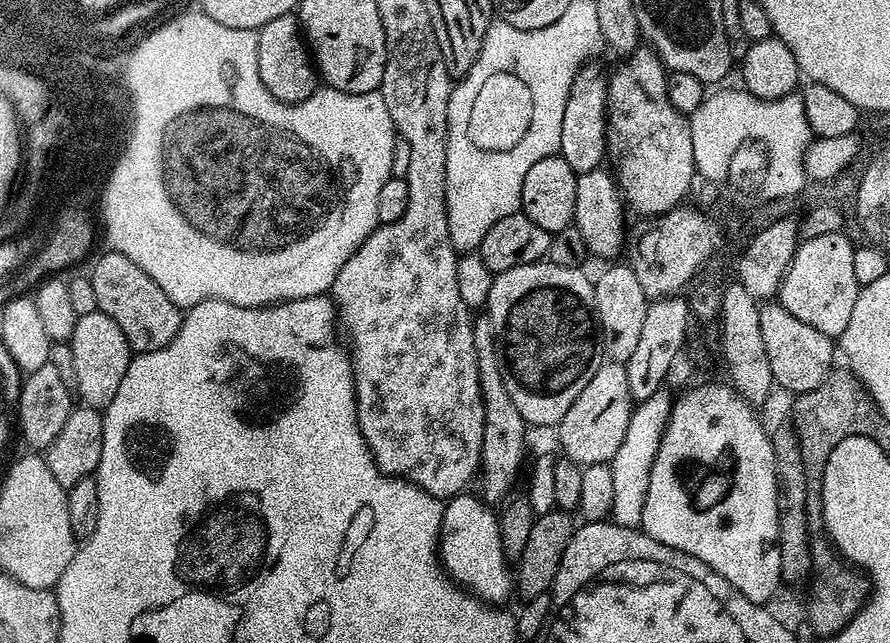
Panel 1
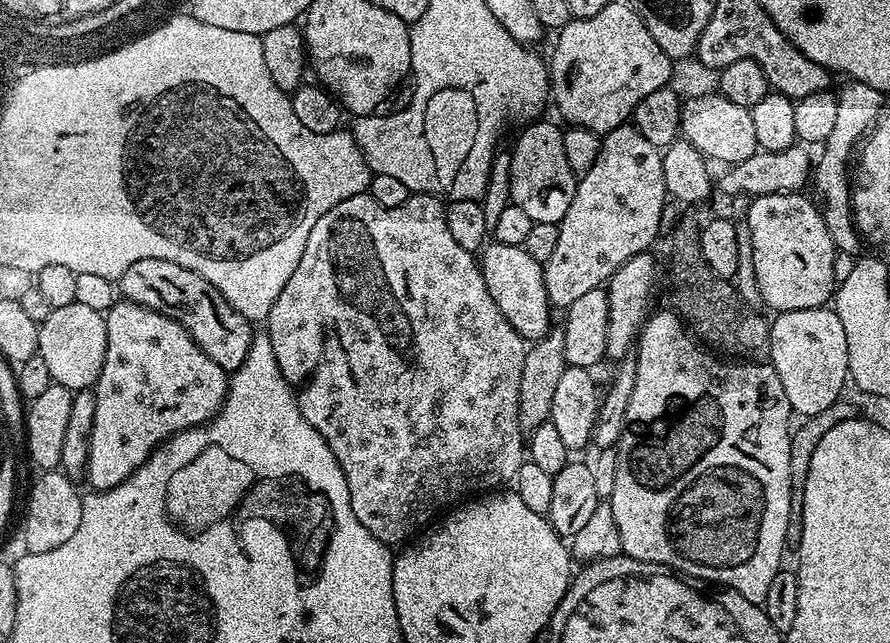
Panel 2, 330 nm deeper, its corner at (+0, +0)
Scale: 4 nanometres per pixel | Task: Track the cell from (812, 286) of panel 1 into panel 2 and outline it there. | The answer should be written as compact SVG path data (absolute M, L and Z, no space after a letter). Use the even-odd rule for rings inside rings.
M799 191L770 193L765 196L755 197L749 206L747 221L750 226L751 241L753 242L753 264L754 273L757 274L757 290L760 291L761 298L765 305L776 308L777 313L793 312L794 310L806 310L807 308L823 308L833 299L834 285L837 283L834 278L834 258L836 257L837 248L827 232L826 222L821 215L821 209L815 203L804 197Z

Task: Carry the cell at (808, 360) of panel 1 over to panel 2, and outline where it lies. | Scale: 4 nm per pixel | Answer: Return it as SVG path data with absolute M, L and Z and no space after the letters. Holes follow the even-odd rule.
M831 307L807 308L793 312L781 312L770 324L770 346L766 349L770 363L778 378L782 378L782 390L786 390L786 398L790 402L793 413L797 417L807 418L814 414L822 414L826 406L841 399L844 383L849 383L848 351L846 350L846 330L842 330L842 322Z

